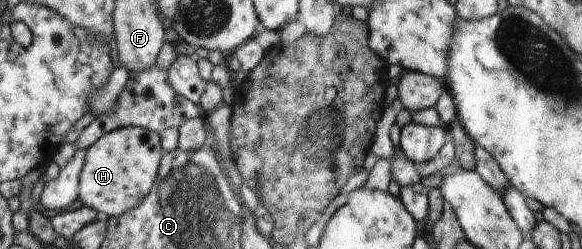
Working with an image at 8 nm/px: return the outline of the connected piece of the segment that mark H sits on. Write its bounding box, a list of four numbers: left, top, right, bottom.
[79,126,163,218]

